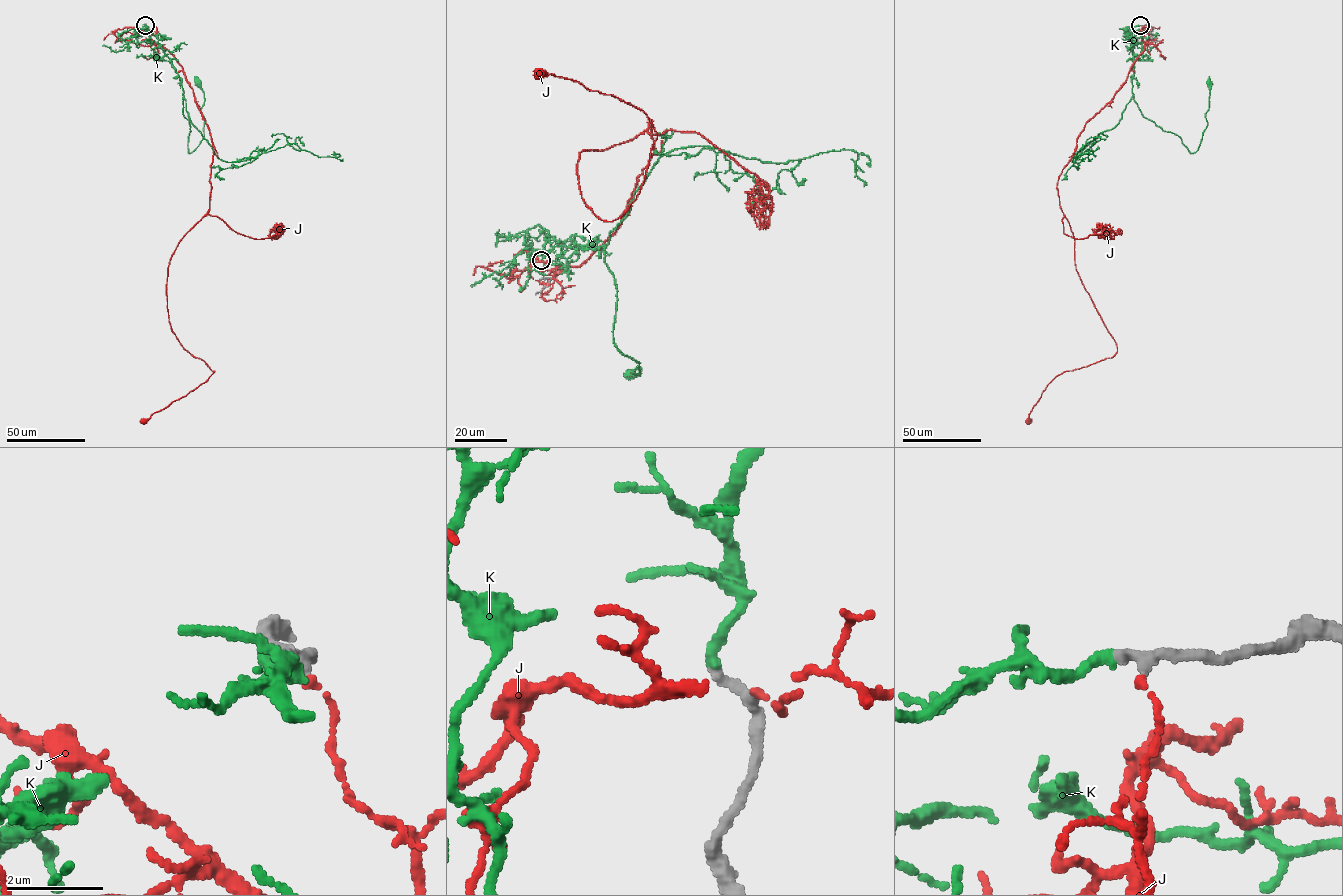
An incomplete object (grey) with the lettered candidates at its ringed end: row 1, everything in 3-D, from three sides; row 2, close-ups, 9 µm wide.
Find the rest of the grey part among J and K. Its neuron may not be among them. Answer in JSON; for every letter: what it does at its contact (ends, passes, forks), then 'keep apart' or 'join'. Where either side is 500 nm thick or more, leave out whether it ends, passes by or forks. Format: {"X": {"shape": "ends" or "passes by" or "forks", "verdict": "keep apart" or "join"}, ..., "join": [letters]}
{"J": {"shape": "ends", "verdict": "keep apart"}, "K": {"shape": "ends", "verdict": "join"}, "join": ["K"]}

